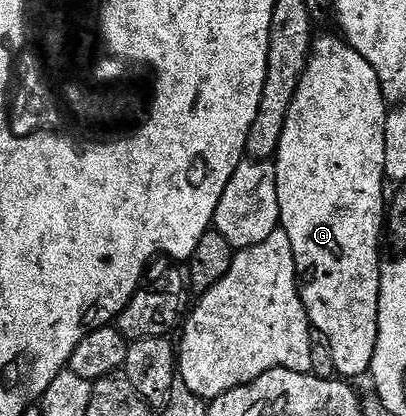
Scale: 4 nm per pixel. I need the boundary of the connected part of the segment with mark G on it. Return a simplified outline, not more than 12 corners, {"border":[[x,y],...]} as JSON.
{"border":[[318,36],[274,171],[335,375],[378,339],[388,103]]}

